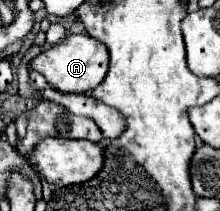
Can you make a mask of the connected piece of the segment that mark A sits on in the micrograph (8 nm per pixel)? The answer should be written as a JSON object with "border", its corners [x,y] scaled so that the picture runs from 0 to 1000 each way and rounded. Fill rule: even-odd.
{"border":[[[318,166],[291,194],[209,223],[209,242],[145,280],[136,318],[191,346],[218,403],[273,441],[391,441],[473,374],[491,336],[491,242],[409,166]]]}

